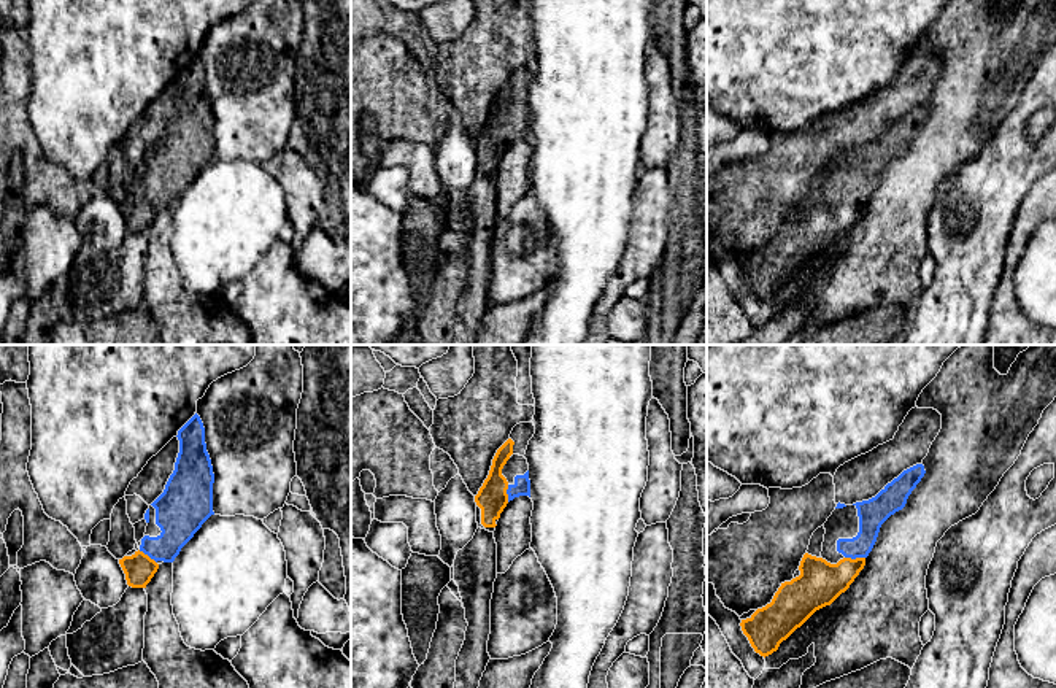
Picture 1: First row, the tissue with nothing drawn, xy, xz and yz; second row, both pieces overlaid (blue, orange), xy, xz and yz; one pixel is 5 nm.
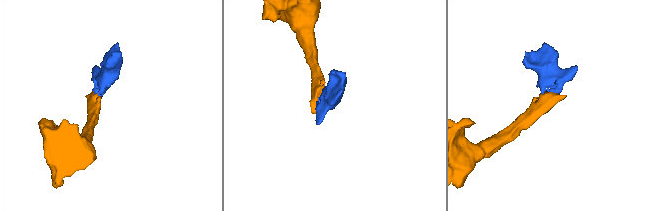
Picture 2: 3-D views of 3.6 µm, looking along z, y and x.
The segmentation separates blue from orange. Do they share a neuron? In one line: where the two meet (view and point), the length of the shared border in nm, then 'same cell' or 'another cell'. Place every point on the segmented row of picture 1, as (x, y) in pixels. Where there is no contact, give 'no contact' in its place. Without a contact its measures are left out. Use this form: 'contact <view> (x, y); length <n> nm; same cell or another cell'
contact yz (855, 558); length 100 nm; same cell

